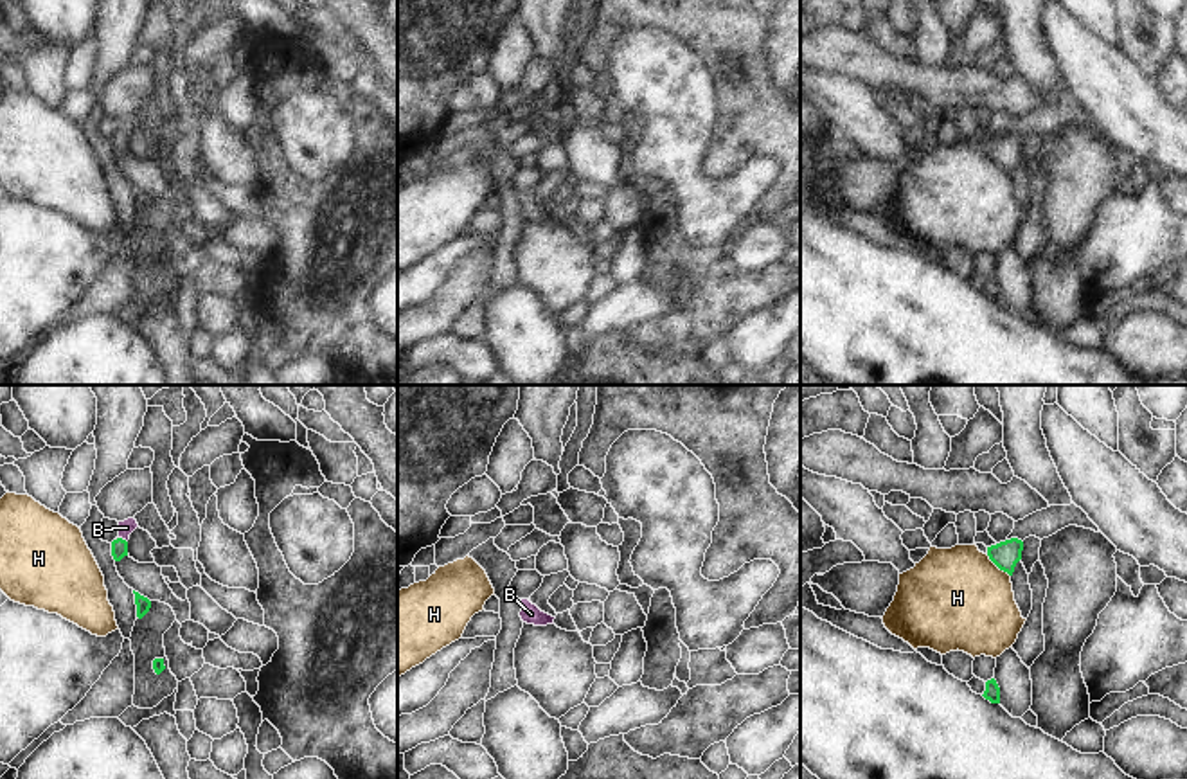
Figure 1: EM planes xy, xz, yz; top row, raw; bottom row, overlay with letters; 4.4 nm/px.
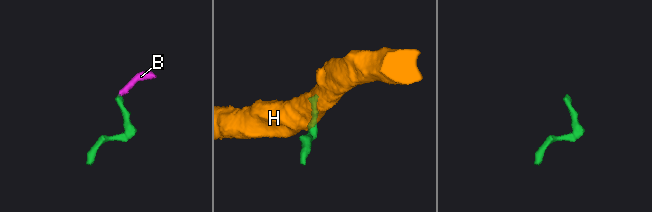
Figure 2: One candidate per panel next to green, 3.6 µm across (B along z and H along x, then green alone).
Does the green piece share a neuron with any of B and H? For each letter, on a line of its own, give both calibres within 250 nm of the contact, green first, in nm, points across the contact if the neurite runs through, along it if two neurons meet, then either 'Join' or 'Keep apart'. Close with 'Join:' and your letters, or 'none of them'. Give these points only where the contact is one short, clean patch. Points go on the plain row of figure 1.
B: Thickness 80 nm (green) against 70 nm. Path across: xy (119, 144), (121, 135), (126, 125). Join
H: Thickness 120 nm (green) against 460 nm. Keep apart
Join: B.

